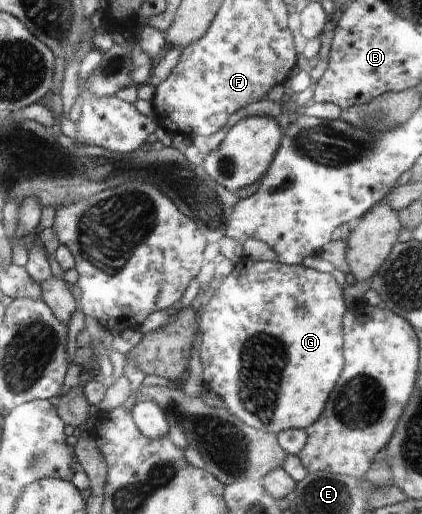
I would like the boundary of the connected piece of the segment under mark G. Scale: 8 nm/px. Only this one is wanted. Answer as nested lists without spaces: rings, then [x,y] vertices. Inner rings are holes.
[[[243,257],[235,265],[235,269],[221,281],[217,293],[213,299],[205,305],[205,311],[201,314],[200,327],[200,360],[203,368],[203,387],[205,390],[214,391],[224,402],[227,409],[234,413],[242,422],[248,426],[265,430],[267,433],[278,434],[291,428],[309,428],[314,424],[323,409],[337,379],[344,368],[343,344],[344,329],[343,316],[351,309],[347,309],[347,293],[343,293],[343,285],[339,284],[339,277],[332,276],[332,273],[320,272],[319,269],[308,268],[304,265],[287,265],[281,262],[257,261]]]

